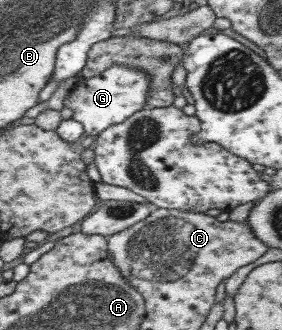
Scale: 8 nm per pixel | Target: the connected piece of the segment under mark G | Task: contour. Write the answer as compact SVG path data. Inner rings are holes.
M113 65L95 78L81 80L65 97L63 107L73 110L72 118L83 125L84 131L92 136L103 132L107 127L127 120L131 115L147 108L147 94L151 77L147 71L127 65Z

